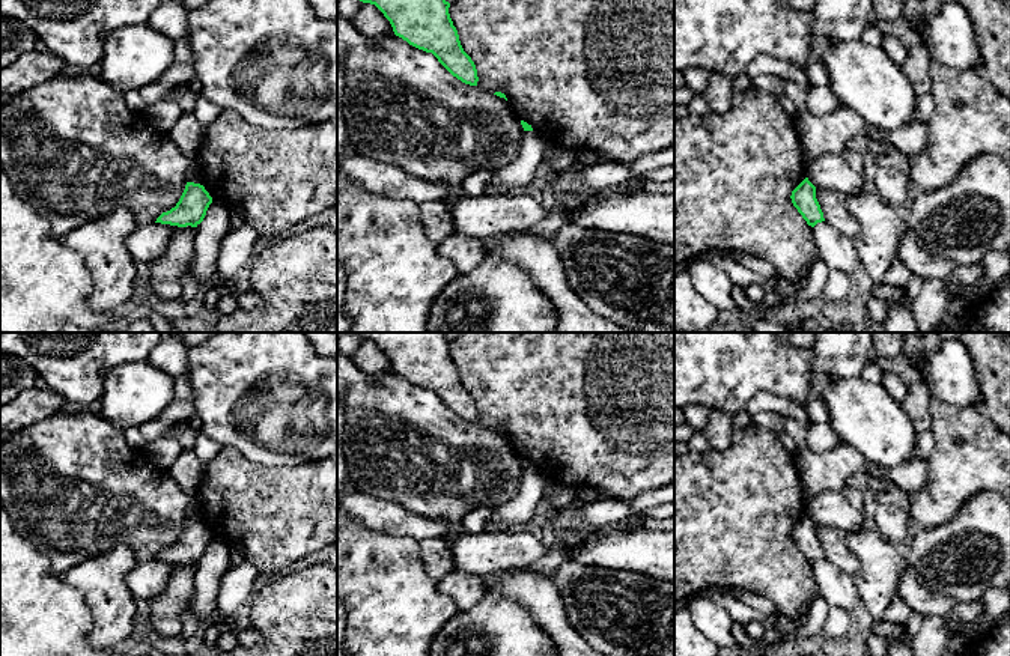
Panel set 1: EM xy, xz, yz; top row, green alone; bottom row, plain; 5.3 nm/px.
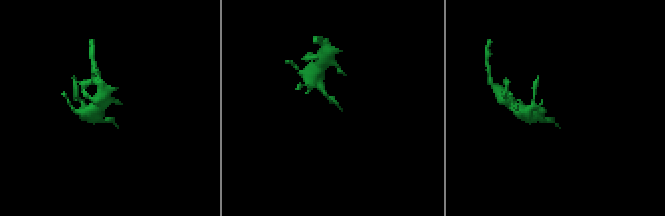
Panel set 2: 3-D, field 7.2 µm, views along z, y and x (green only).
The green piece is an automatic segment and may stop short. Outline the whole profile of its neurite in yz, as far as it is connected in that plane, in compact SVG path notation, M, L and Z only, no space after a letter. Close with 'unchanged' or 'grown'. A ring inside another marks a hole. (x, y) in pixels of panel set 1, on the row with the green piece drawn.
M805 178L793 191L792 203L807 221L808 226L814 227L817 223L825 221L820 205L816 199L816 187Z; unchanged

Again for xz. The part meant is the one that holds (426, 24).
M360 0L375 5L390 21L396 36L432 53L458 80L477 86L477 69L464 51L446 0Z; unchanged

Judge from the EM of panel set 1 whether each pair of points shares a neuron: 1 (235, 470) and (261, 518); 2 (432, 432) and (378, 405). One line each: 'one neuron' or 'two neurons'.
1: one neuron
2: one neuron

